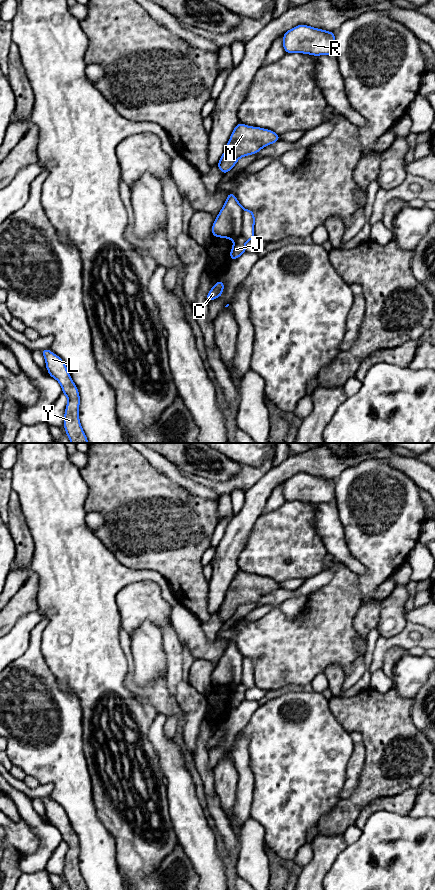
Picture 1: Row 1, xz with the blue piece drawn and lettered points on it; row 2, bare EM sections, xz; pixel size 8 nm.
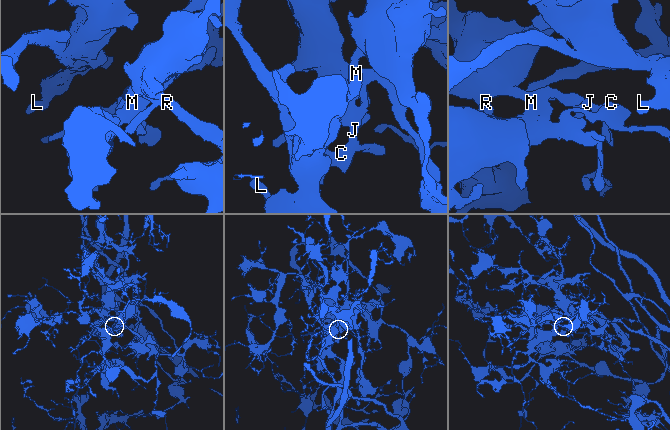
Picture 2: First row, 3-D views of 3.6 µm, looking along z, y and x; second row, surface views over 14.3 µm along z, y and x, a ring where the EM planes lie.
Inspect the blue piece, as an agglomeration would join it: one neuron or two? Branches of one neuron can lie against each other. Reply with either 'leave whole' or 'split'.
split

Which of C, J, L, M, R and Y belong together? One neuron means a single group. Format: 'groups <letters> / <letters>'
groups C J L M Y / R

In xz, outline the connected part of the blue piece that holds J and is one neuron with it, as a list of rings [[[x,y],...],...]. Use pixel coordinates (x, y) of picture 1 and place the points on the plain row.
[[[244,657],[242,662],[242,684],[235,688],[231,700],[230,707],[235,708],[246,700],[246,690],[255,687],[254,673],[255,662],[251,658]]]

